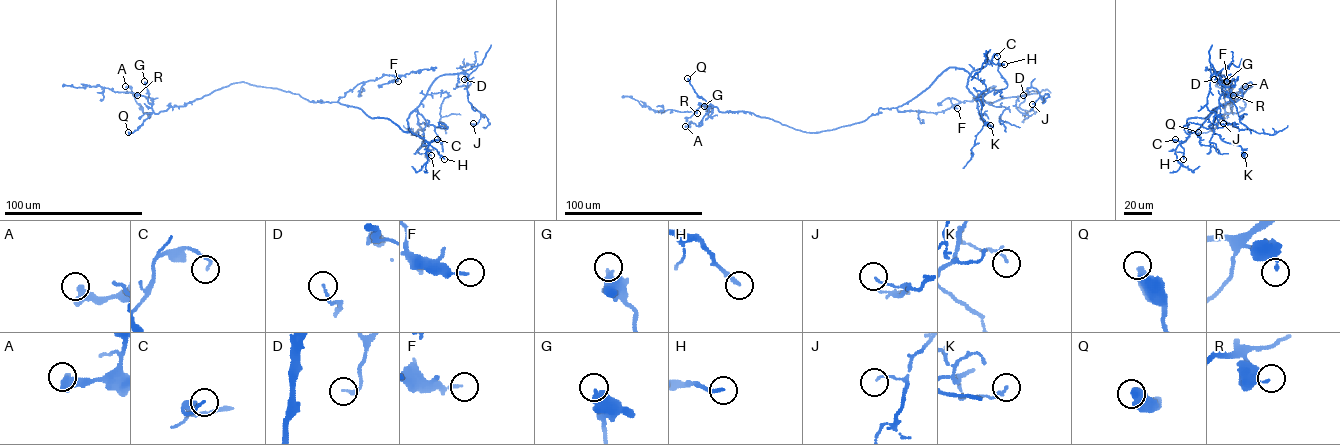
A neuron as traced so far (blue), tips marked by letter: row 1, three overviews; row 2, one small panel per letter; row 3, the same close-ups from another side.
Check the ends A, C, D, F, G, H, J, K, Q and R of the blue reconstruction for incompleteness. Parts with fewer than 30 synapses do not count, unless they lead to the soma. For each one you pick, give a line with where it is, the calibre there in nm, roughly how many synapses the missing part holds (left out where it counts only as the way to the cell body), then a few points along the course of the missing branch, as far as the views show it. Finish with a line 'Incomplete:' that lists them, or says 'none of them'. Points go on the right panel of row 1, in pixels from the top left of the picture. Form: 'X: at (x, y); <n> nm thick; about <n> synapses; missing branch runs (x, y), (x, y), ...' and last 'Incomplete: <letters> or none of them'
Incomplete: none of them

